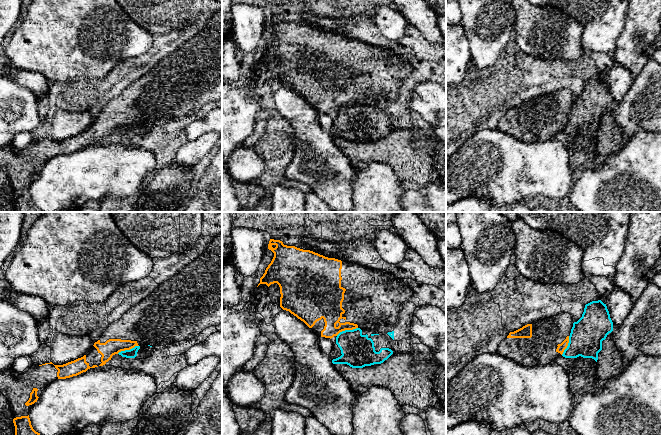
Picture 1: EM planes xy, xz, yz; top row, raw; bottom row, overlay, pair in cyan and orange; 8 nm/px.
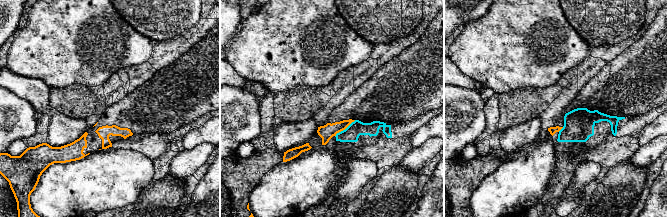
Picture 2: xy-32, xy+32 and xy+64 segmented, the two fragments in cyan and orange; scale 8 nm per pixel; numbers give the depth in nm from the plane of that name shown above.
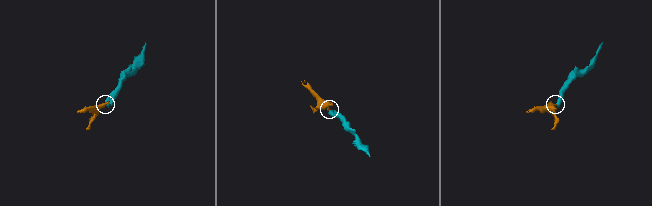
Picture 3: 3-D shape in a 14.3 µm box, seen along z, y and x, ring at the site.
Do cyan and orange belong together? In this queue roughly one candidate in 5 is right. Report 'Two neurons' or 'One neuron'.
Two neurons

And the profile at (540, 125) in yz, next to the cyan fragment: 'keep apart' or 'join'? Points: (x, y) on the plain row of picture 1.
keep apart

